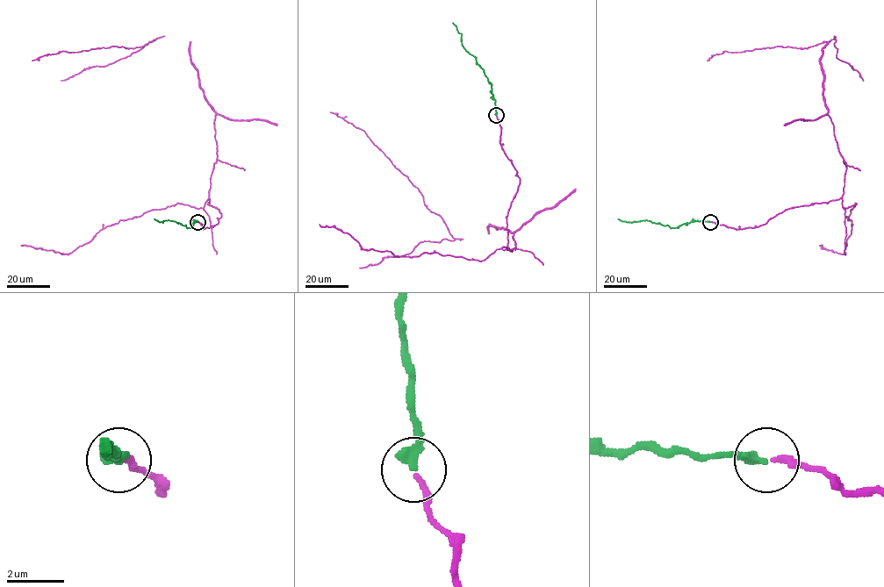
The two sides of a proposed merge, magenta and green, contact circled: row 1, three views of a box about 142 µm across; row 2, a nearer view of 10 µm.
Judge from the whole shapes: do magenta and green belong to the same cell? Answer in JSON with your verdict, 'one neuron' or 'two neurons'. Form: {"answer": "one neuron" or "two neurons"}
{"answer": "one neuron"}

